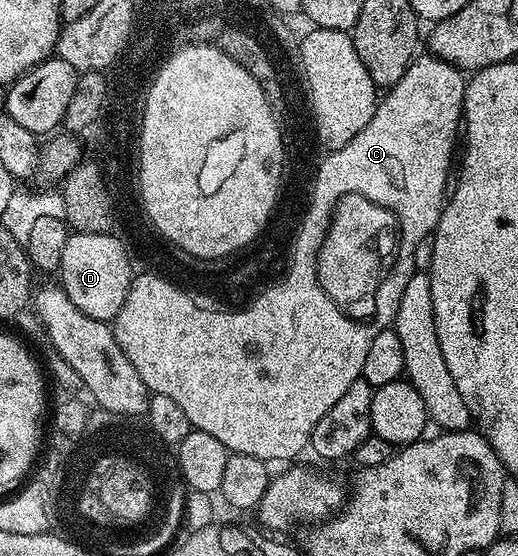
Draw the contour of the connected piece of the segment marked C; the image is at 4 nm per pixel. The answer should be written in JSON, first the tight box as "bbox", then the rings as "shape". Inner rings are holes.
{"bbox":[114,54,465,461],"shape":[[[417,54],[409,63],[406,73],[402,73],[402,81],[398,81],[394,86],[383,92],[382,98],[377,102],[374,109],[374,117],[370,117],[366,129],[362,129],[362,133],[358,133],[358,137],[354,137],[354,141],[342,145],[336,151],[329,151],[329,160],[324,163],[322,168],[318,169],[316,173],[318,182],[315,202],[312,202],[311,214],[308,214],[302,234],[299,237],[299,243],[296,243],[295,267],[292,268],[291,278],[288,278],[285,284],[281,284],[280,295],[272,295],[272,303],[260,303],[253,311],[247,311],[246,317],[243,317],[243,315],[237,317],[212,316],[207,315],[204,311],[196,310],[196,307],[192,306],[192,302],[189,302],[188,298],[180,296],[176,285],[158,290],[152,279],[133,278],[128,287],[126,301],[114,320],[116,340],[122,349],[122,353],[126,353],[126,357],[130,357],[130,365],[134,365],[134,369],[138,369],[138,377],[142,377],[142,381],[148,386],[152,395],[165,395],[173,399],[186,412],[186,417],[190,417],[195,430],[210,433],[210,437],[222,441],[222,445],[226,445],[226,449],[233,455],[249,455],[265,461],[273,461],[272,459],[292,459],[303,447],[305,450],[309,446],[314,433],[314,425],[318,425],[318,421],[322,421],[322,417],[326,417],[326,413],[340,400],[342,393],[346,393],[346,389],[350,389],[350,385],[354,385],[354,381],[362,378],[362,365],[366,365],[366,352],[370,350],[374,337],[378,337],[381,329],[388,329],[393,326],[398,313],[398,301],[402,301],[402,293],[406,290],[406,284],[410,282],[410,277],[417,274],[414,265],[414,249],[418,249],[418,241],[422,241],[422,237],[432,235],[440,224],[440,214],[444,211],[446,192],[450,187],[448,170],[452,167],[452,150],[456,147],[456,135],[458,139],[458,132],[461,130],[464,114],[465,72],[455,67],[454,64],[439,59],[437,55],[423,54]],[[346,194],[361,194],[362,197],[368,198],[370,202],[384,206],[396,215],[396,222],[399,224],[398,250],[395,253],[390,270],[383,276],[378,285],[374,322],[349,319],[345,316],[336,307],[334,301],[320,288],[319,278],[316,276],[316,258],[319,257],[320,246],[327,235],[329,225],[331,225],[333,207]]]}

